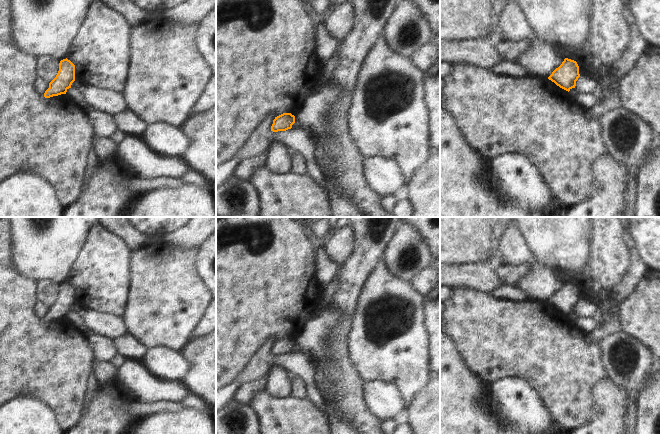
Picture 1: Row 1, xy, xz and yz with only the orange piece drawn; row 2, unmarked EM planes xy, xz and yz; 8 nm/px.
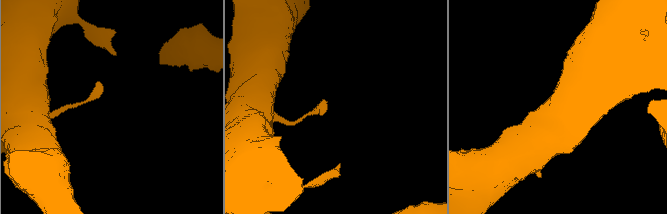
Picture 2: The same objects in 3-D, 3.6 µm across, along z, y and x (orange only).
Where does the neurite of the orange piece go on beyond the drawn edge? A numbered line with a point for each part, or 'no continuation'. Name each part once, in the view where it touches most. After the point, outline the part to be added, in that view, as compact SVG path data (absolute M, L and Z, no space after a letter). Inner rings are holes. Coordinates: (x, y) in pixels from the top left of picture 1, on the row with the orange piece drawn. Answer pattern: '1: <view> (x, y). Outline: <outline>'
no continuation.

